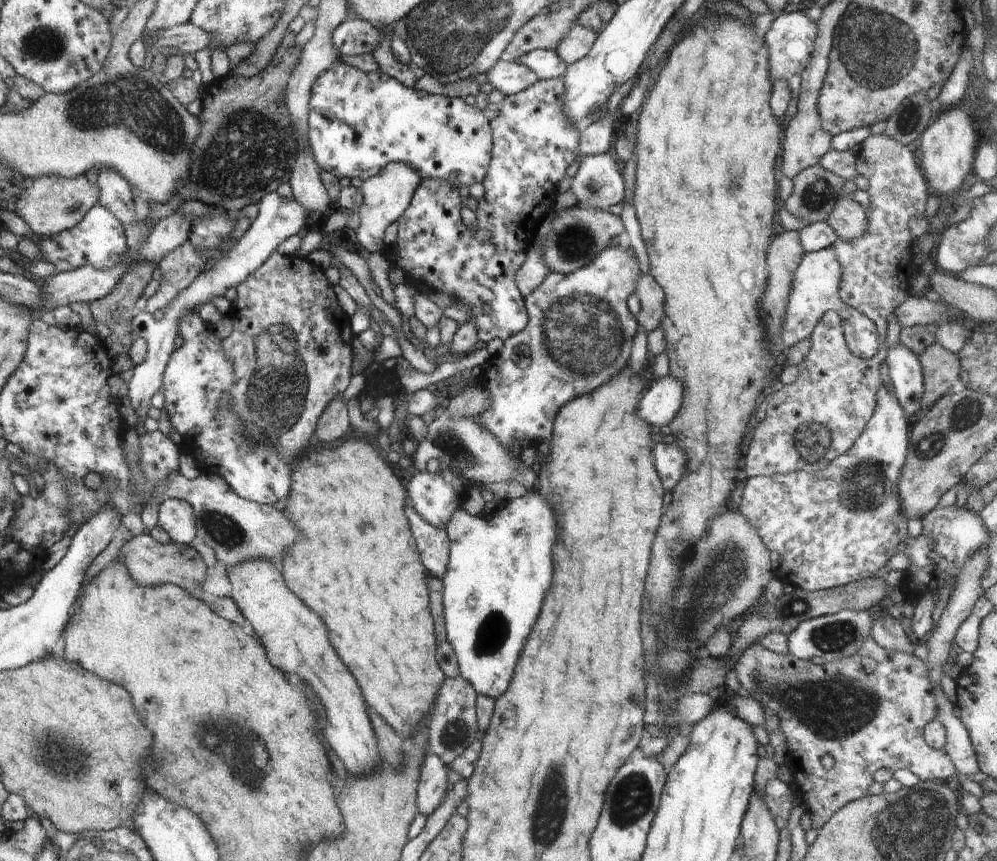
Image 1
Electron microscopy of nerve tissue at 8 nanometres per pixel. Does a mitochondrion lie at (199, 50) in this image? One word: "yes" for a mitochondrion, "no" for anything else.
no

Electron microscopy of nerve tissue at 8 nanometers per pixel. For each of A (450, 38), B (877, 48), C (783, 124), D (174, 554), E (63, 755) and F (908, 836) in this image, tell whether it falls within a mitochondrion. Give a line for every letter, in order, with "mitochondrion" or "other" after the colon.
A: mitochondrion
B: mitochondrion
C: other
D: other
E: mitochondrion
F: mitochondrion

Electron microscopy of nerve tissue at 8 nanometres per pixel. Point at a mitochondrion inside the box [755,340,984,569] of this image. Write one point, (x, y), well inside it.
(862, 489)

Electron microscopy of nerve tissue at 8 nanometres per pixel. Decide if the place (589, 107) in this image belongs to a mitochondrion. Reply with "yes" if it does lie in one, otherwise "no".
no

